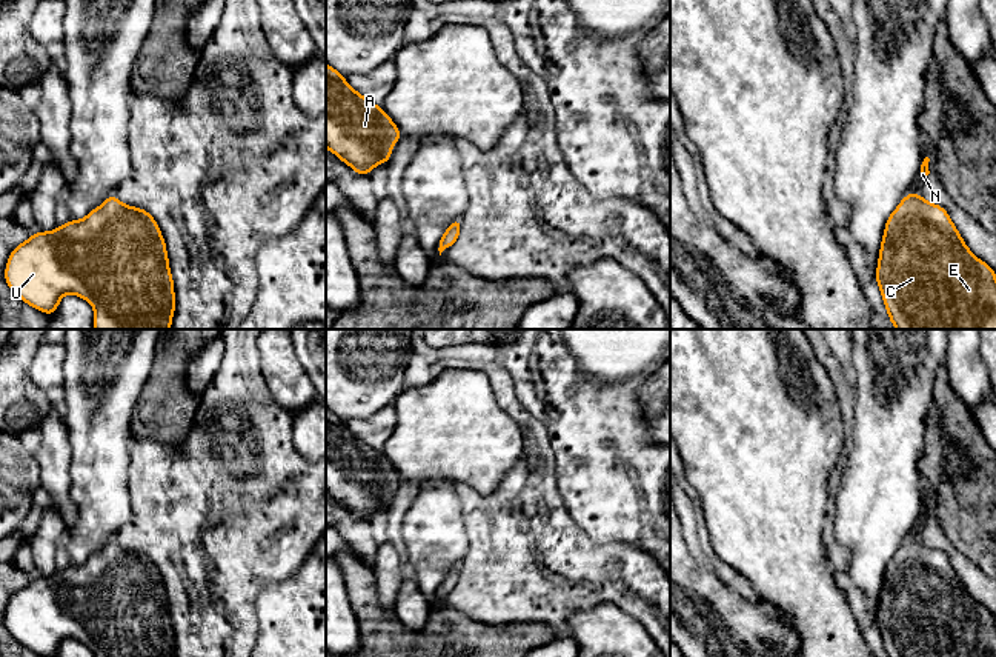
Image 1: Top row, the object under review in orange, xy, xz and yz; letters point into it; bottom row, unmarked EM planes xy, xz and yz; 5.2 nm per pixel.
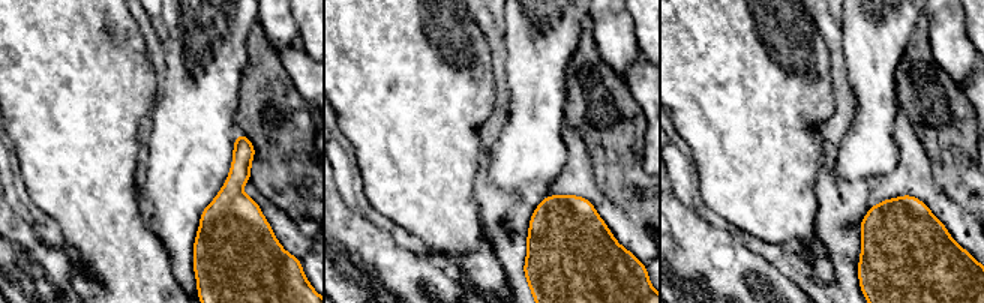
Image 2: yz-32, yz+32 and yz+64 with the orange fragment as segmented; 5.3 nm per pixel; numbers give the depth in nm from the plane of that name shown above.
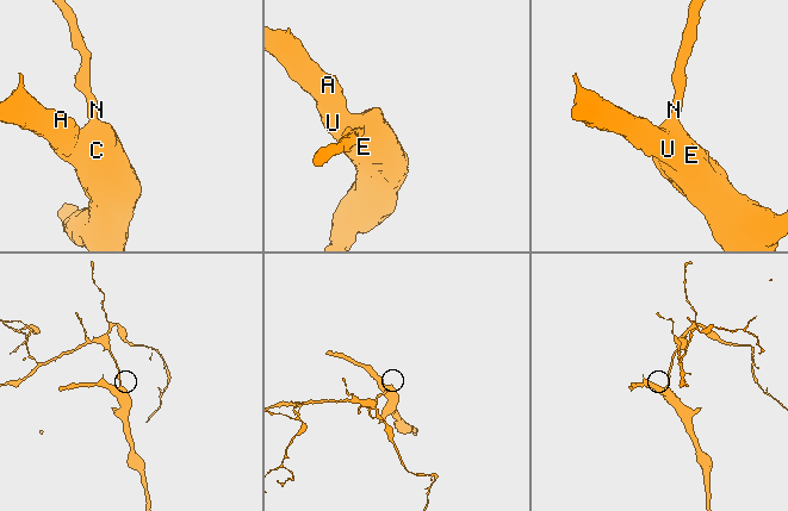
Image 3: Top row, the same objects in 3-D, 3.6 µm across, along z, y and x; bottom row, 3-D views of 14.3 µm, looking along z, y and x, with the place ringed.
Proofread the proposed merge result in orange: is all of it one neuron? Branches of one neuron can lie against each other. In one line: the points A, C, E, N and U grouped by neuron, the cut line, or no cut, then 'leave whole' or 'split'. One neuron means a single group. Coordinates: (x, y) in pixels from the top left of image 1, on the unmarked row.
A C E N U; no cut; leave whole

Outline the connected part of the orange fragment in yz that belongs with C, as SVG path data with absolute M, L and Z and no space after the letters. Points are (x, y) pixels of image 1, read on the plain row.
M907 539L888 560L876 614L887 657L996 657L996 619L965 589L948 557Z

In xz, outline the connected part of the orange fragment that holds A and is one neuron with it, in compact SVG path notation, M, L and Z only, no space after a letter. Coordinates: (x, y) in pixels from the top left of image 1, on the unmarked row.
M326 408L326 492L354 517L369 520L378 508L387 508L400 482L400 474L384 454L357 437L343 419Z

